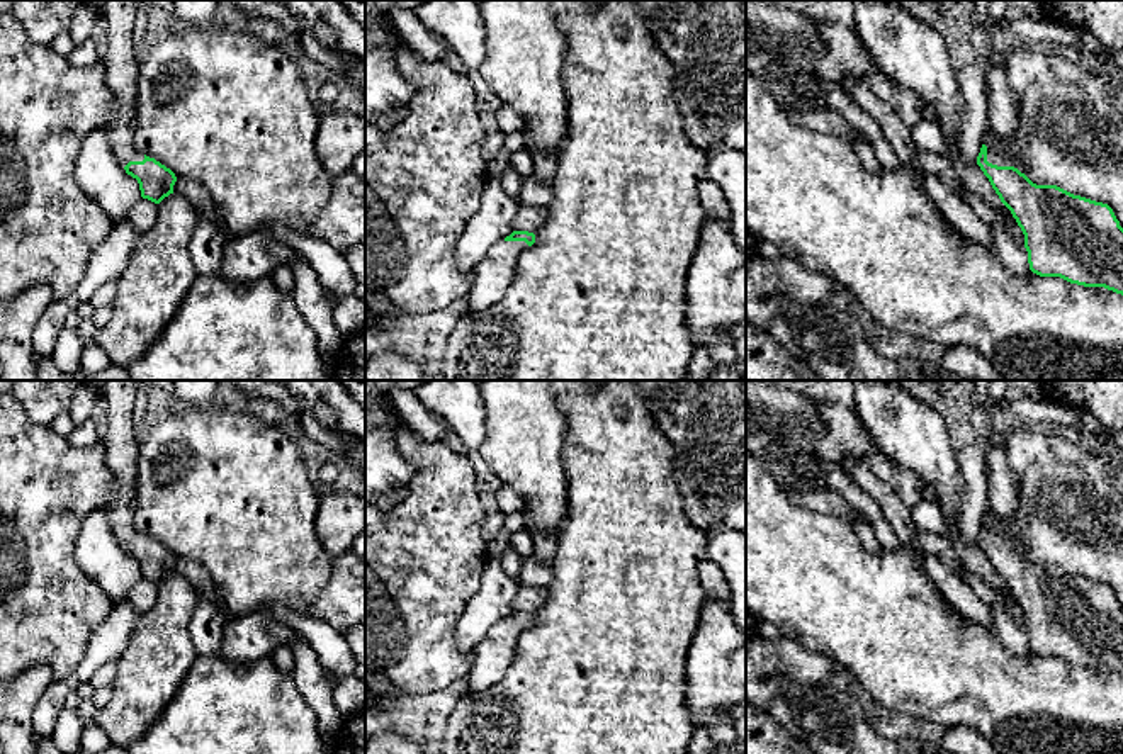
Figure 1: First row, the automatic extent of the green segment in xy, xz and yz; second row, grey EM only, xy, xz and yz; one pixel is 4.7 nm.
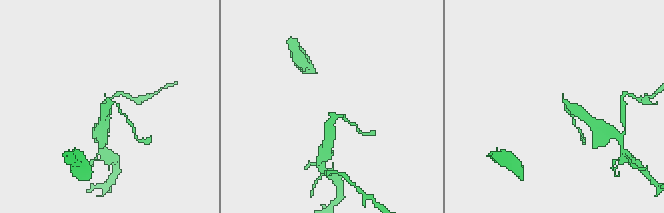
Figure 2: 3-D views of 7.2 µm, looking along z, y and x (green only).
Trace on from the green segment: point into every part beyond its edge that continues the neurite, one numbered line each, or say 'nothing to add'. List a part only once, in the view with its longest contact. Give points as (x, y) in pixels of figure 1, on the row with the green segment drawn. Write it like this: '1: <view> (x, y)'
1: yz (998, 157)

